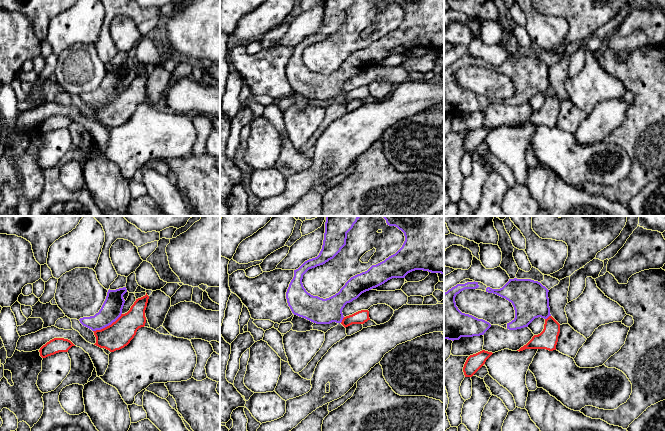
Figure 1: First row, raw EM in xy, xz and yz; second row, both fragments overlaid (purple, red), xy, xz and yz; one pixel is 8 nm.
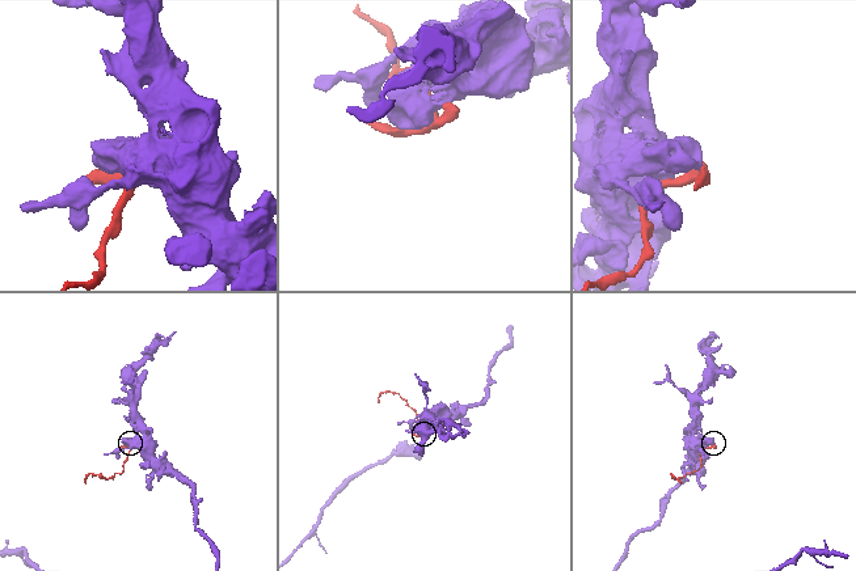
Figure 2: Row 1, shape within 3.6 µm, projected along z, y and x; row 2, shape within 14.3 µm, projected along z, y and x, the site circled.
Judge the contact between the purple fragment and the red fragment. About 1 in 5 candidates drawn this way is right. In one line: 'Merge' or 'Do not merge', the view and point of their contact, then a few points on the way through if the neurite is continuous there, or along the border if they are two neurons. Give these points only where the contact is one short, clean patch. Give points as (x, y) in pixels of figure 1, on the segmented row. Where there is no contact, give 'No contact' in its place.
Do not merge. Touches purple at xy (107, 325)

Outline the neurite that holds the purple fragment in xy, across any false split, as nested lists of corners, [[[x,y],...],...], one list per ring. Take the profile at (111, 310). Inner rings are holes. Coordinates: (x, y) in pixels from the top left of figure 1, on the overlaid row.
[[[126,287],[116,290],[108,290],[106,299],[94,316],[80,318],[80,323],[92,331],[101,330],[115,322],[122,314],[125,303],[123,295],[127,292]]]

